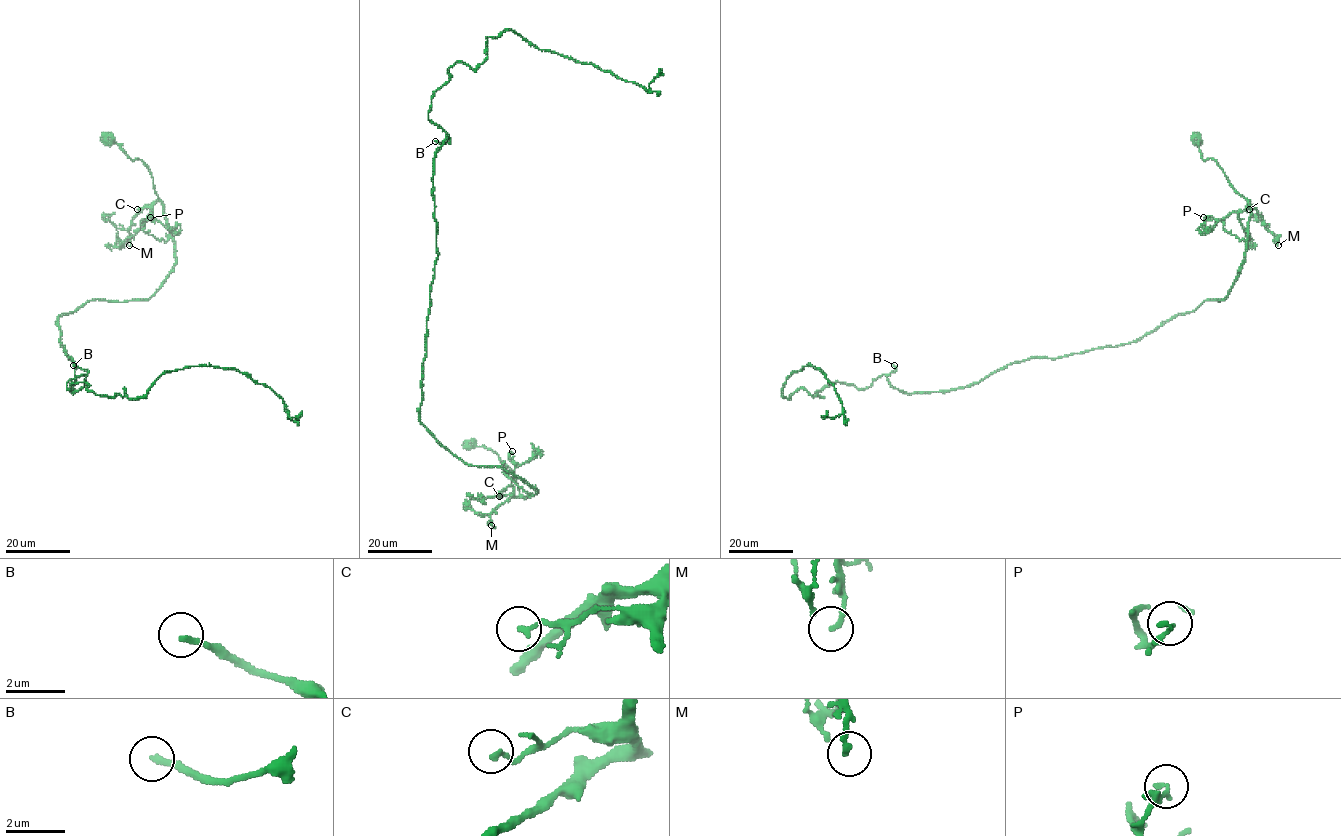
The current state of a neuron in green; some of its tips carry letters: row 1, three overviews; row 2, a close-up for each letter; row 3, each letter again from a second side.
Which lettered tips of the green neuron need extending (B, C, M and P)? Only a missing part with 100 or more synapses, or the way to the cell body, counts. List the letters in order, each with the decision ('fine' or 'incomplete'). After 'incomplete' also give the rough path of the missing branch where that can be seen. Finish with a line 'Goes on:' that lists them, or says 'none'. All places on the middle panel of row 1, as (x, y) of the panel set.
B: incomplete | (435, 141), (440, 124), (457, 121), (472, 131), (489, 121), (488, 166), (478, 167), (492, 183), (484, 167)
C: fine
M: fine
P: fine
Goes on: B

